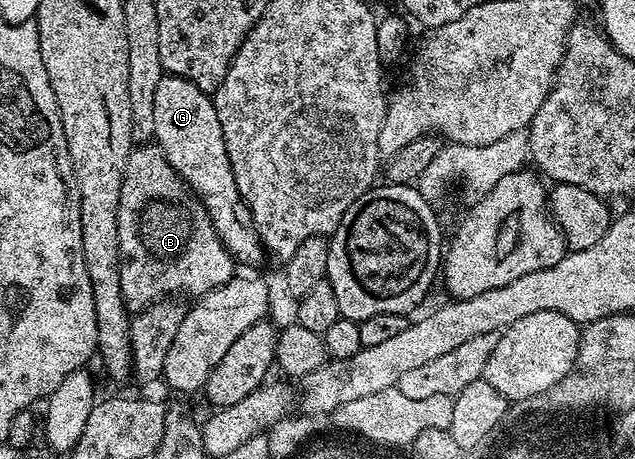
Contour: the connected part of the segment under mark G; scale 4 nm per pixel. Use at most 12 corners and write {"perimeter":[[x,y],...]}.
{"perimeter":[[155,88],[153,139],[238,264],[266,258],[210,92]]}

